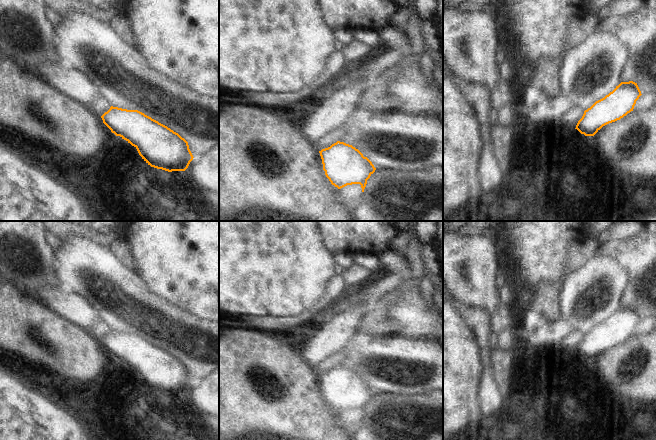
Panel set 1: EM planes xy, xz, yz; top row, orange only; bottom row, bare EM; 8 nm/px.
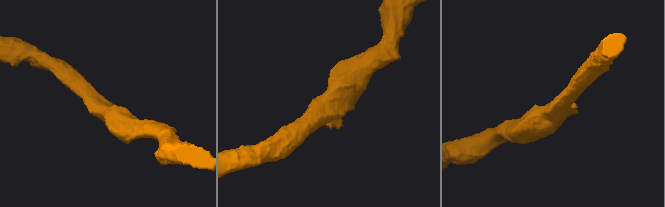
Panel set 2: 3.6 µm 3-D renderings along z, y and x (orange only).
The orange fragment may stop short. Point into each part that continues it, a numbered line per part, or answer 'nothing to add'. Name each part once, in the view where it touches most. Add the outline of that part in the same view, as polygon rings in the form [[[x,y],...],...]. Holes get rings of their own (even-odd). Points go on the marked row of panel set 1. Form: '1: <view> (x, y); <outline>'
nothing to add

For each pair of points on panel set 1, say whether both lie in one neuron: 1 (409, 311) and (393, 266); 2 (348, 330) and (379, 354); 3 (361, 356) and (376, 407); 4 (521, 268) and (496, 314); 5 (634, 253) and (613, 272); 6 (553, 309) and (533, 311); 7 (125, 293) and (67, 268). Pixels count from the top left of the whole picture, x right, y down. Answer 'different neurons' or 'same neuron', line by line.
1: same neuron
2: different neurons
3: different neurons
4: different neurons
5: different neurons
6: different neurons
7: same neuron

